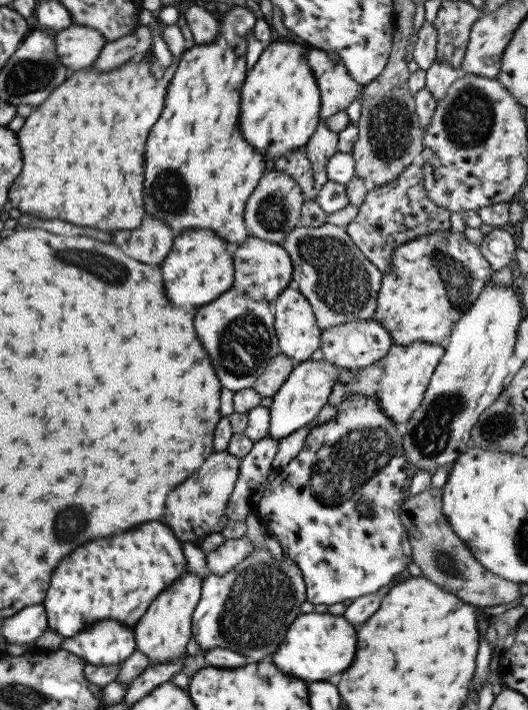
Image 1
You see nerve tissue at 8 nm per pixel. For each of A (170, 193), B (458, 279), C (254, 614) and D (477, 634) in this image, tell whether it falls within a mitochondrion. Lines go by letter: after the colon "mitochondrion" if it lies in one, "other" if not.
A: mitochondrion
B: mitochondrion
C: mitochondrion
D: other

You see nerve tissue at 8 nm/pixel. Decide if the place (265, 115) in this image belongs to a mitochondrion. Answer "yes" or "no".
no

